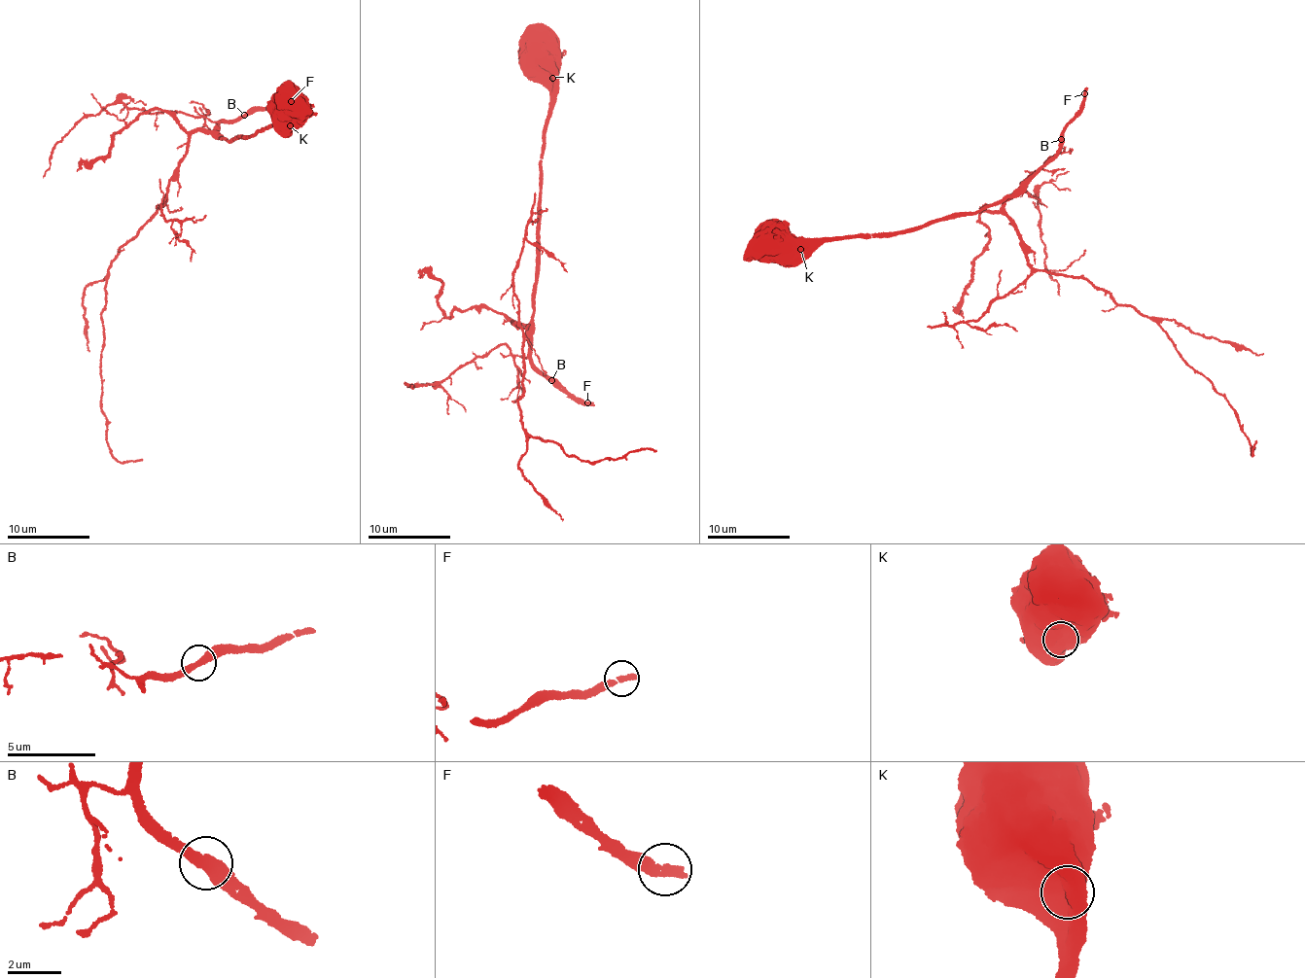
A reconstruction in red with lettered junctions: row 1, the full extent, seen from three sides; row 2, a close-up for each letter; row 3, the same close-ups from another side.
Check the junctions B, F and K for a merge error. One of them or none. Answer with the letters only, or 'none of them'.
none of them

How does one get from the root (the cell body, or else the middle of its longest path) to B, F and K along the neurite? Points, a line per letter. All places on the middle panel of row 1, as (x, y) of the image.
B: (533, 58), (526, 57), (525, 67), (548, 89), (550, 102), (533, 313), (526, 335), (534, 366), (551, 380)
F: (533, 58), (526, 57), (525, 67), (548, 89), (550, 102), (527, 344), (537, 369), (587, 403)
K: (533, 58), (530, 61), (526, 57), (525, 60), (531, 69), (544, 76), (547, 74), (553, 77)

